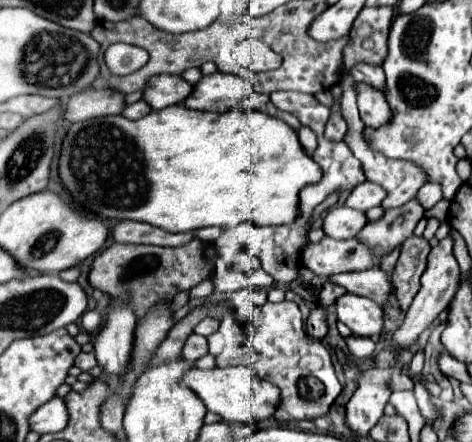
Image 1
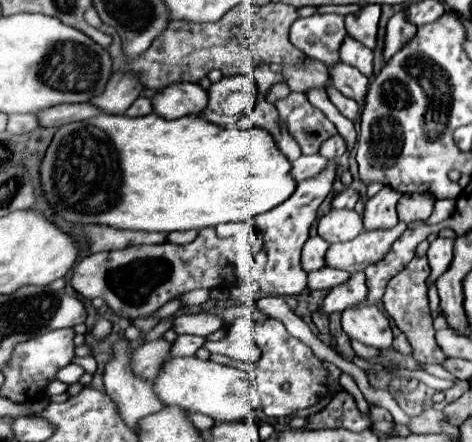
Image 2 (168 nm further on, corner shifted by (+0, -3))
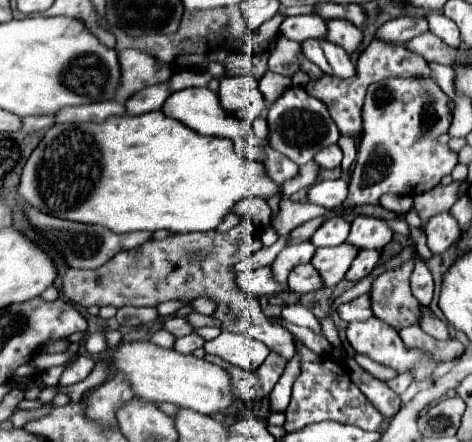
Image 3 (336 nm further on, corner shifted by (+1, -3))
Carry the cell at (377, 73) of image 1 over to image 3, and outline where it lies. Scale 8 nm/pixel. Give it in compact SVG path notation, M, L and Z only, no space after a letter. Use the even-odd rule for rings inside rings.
M333 19L333 21L327 21L327 39L337 43L339 47L343 47L349 55L353 55L361 41L363 41L363 33L349 21L339 21L339 19Z

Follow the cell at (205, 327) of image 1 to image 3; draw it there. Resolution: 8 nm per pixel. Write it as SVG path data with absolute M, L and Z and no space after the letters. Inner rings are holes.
M171 317L171 319L165 321L163 327L165 327L169 333L173 333L175 337L183 337L183 335L189 335L189 333L195 331L185 317Z

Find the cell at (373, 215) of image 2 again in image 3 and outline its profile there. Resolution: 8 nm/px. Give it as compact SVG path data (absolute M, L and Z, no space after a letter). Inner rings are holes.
M355 217L351 223L351 233L347 237L349 243L361 249L383 249L393 237L389 225L377 217Z

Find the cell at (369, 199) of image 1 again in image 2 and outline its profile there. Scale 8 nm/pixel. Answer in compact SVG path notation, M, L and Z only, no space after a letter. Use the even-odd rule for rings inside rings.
M344 187L342 191L336 191L332 195L332 207L334 209L354 209L358 201L358 193L352 191L352 187Z

